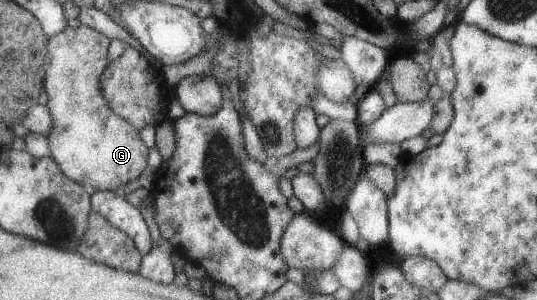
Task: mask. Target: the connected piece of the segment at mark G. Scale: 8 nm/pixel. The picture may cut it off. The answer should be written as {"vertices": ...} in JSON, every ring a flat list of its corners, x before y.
{"vertices":[[80,25,76,30,66,27,62,32,48,39,48,64,45,72,45,91,48,96,47,108,52,116,52,130,47,136,50,155,64,174,84,186,90,192,114,191,134,180,148,166,148,146,144,144,139,129,122,120,104,100,100,92,100,78,108,66,108,46,111,39,92,29]]}

